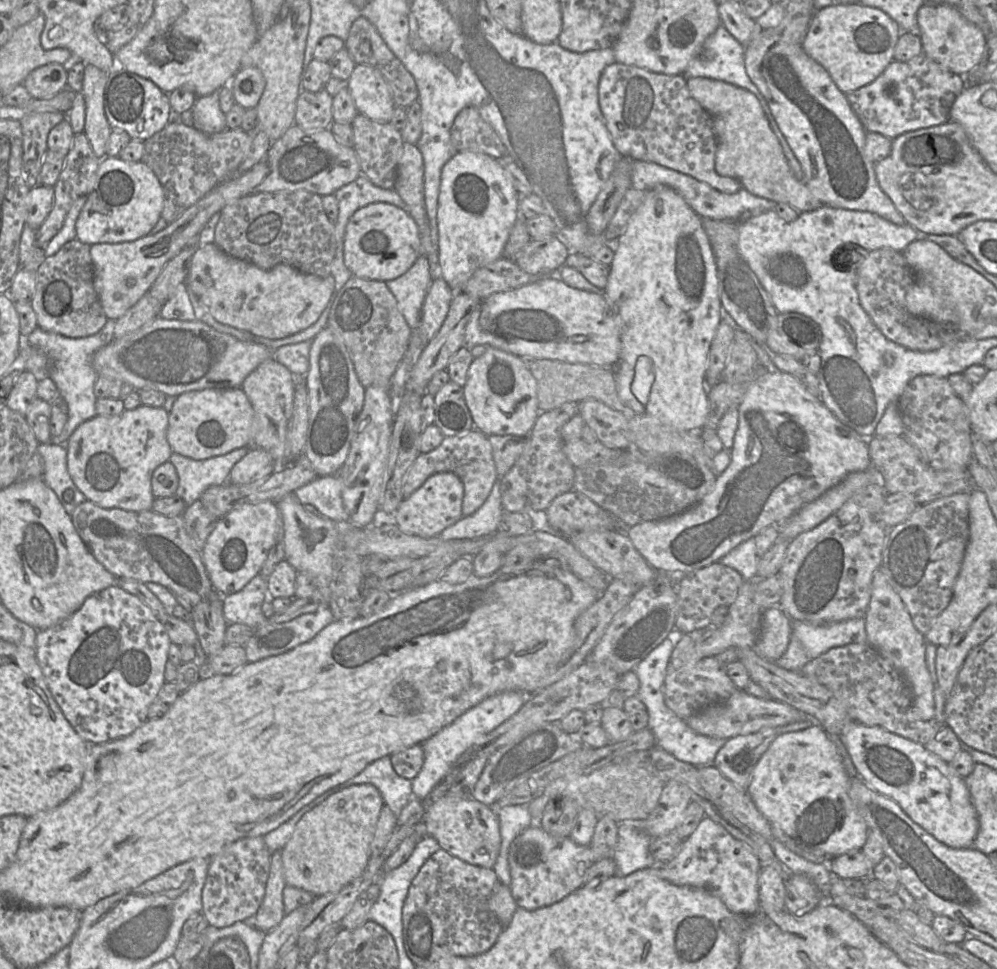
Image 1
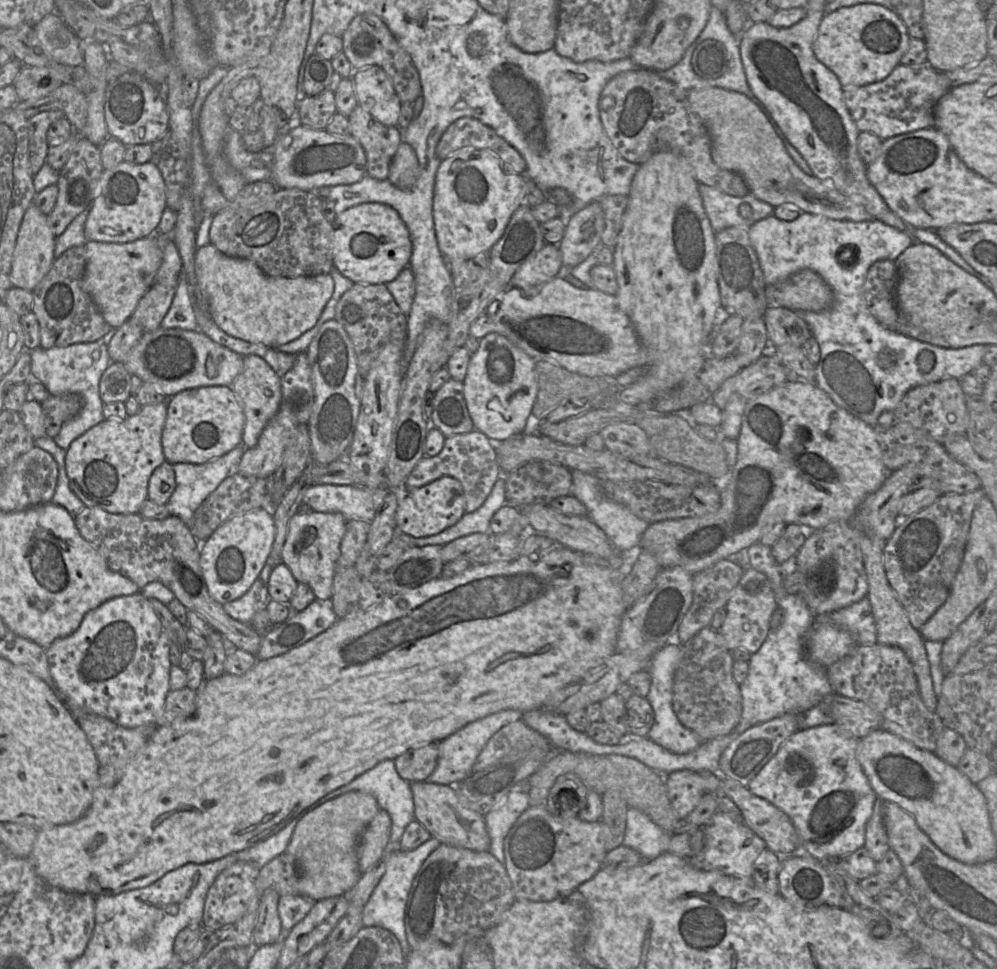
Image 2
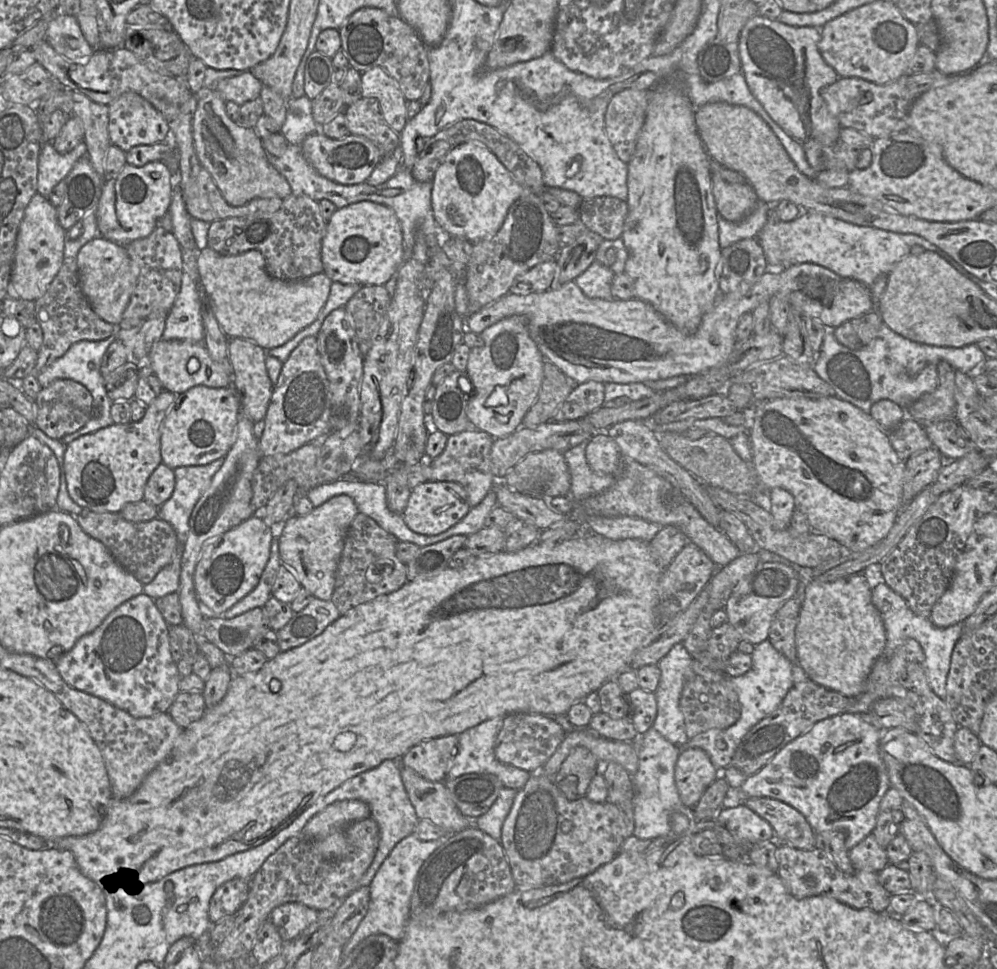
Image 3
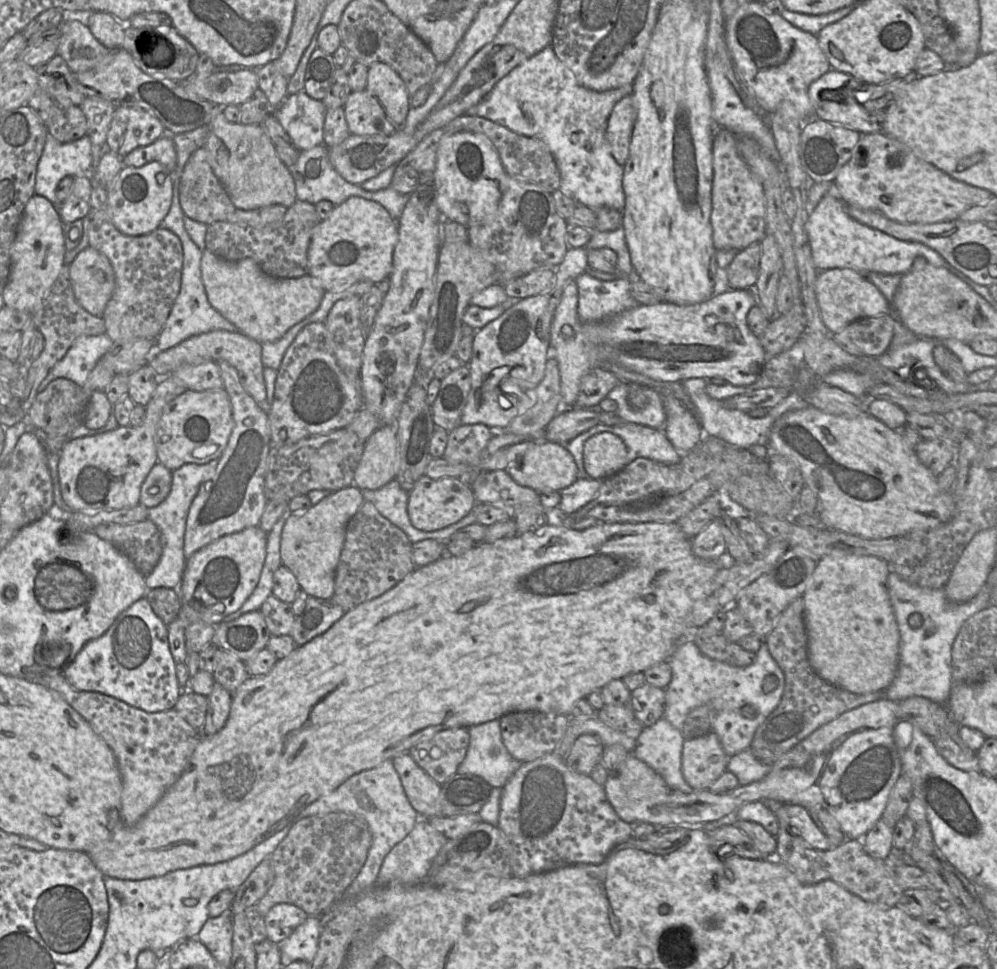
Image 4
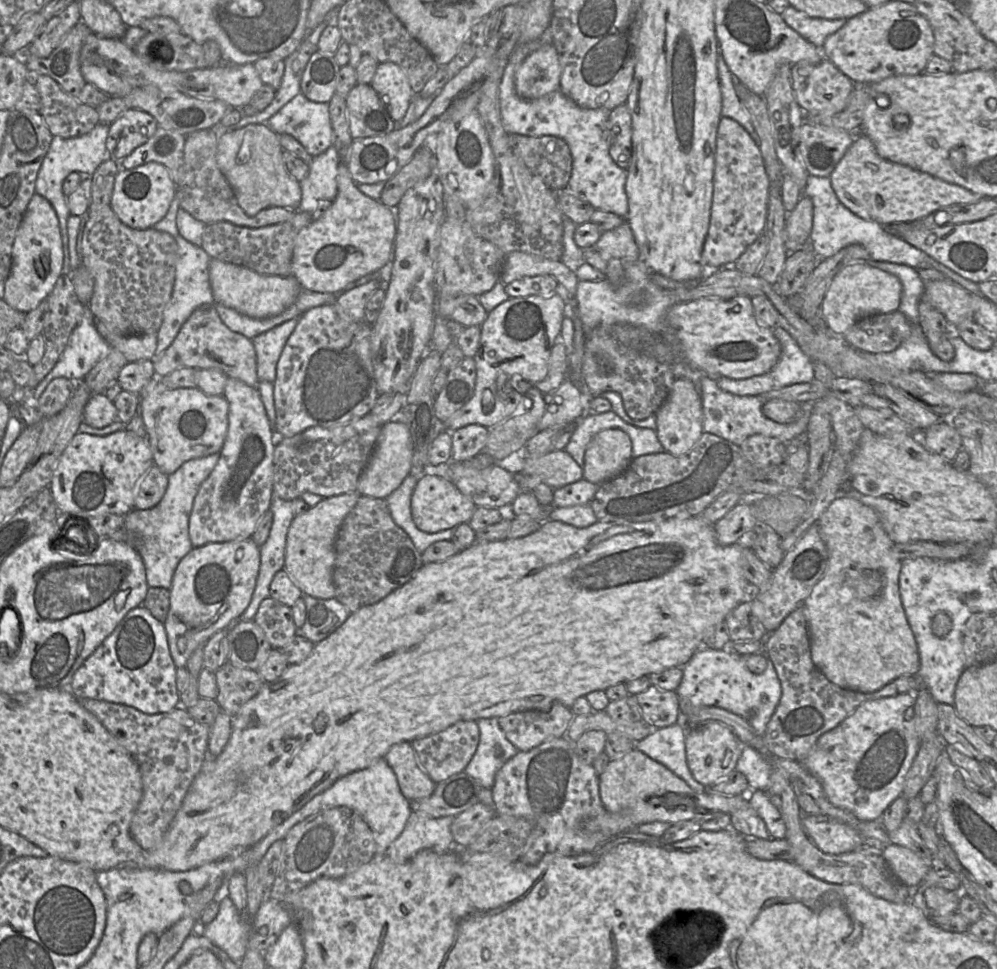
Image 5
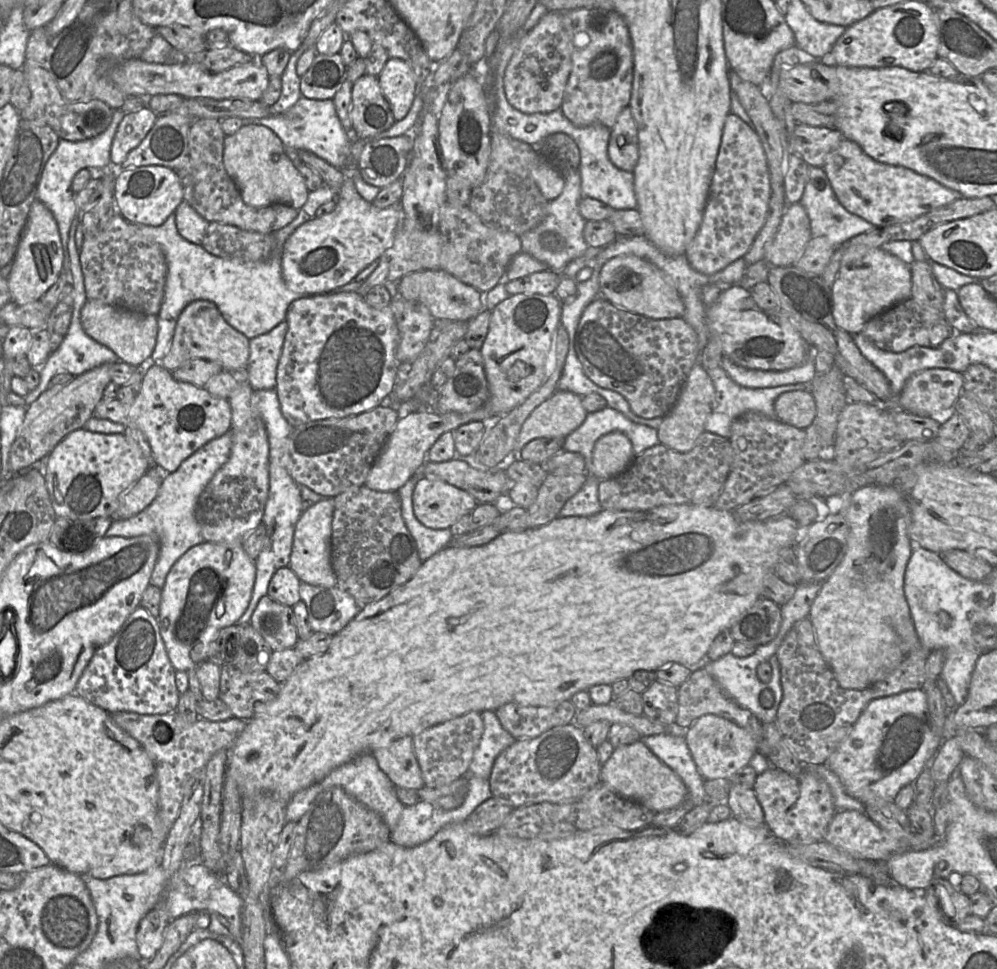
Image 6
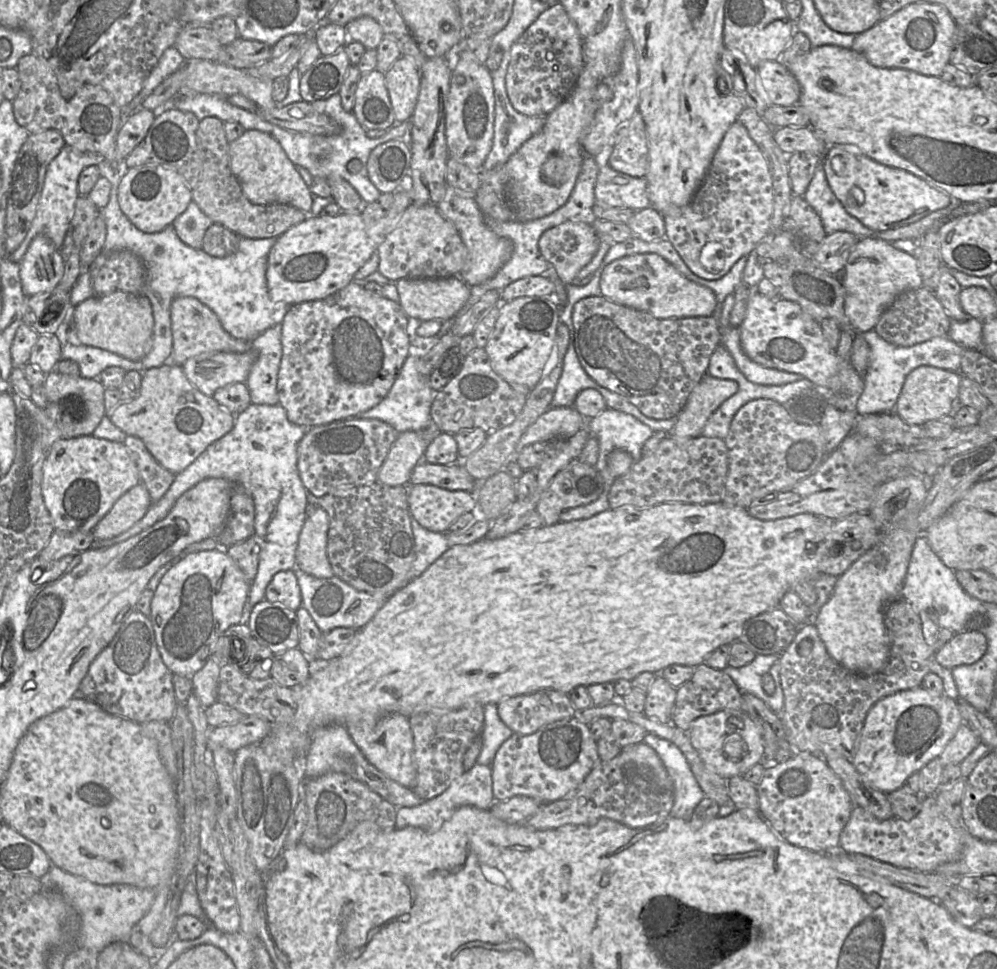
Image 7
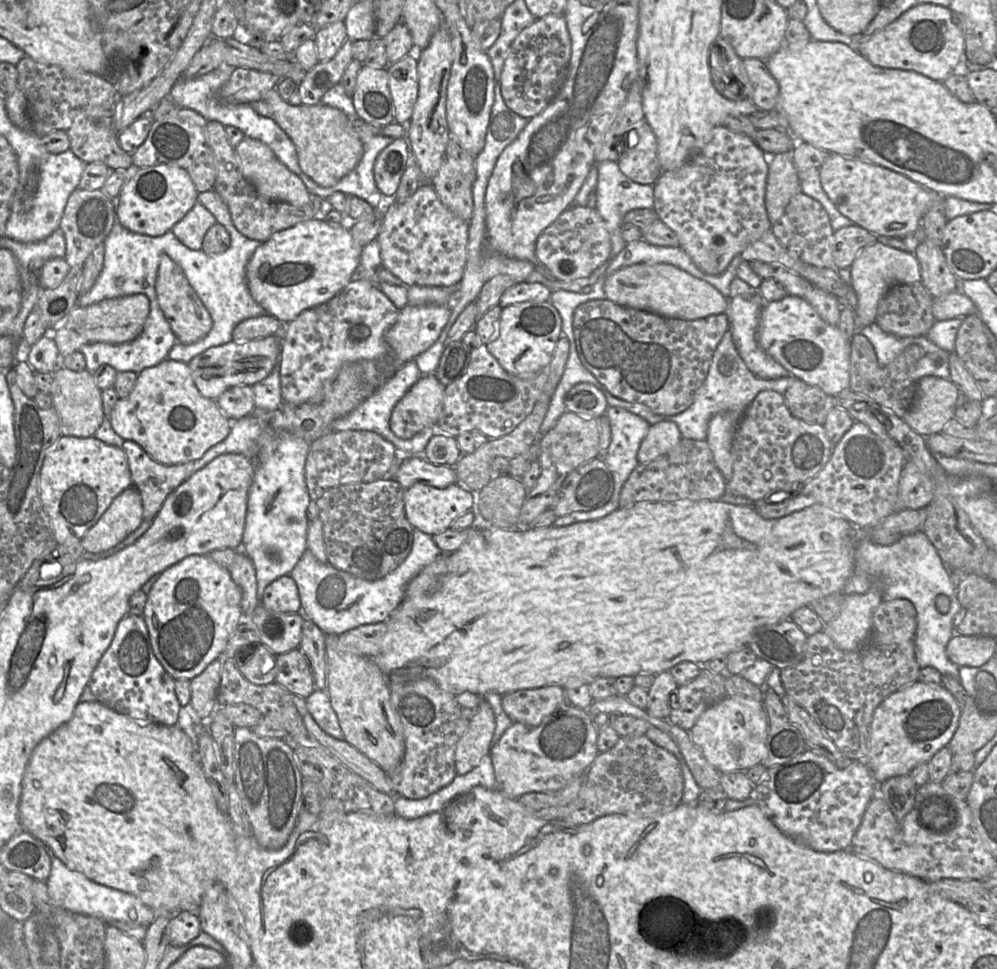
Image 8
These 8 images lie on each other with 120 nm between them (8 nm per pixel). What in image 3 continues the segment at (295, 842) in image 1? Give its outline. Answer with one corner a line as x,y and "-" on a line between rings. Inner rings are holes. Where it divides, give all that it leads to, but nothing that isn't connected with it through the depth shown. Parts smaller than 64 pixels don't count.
361,800
338,801
313,816
303,836
316,841
316,849
325,859
337,860
346,854
345,828
370,816
368,804

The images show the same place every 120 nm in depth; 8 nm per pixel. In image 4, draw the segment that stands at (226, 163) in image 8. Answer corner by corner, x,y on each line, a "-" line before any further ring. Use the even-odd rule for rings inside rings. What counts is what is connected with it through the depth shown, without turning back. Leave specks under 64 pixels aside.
204,147
194,151
184,167
179,184
179,202
187,217
205,225
224,221
239,226
264,227
280,220
287,211
287,207
280,204
273,204
248,211
236,208
231,202
225,188
214,174

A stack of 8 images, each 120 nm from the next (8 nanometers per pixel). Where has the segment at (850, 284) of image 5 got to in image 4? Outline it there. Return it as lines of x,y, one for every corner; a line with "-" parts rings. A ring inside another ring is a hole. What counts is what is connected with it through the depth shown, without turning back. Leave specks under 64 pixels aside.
849,268
819,271
816,280
816,297
822,320
830,333
837,333
850,323
862,318
892,313
887,299
865,277
865,274

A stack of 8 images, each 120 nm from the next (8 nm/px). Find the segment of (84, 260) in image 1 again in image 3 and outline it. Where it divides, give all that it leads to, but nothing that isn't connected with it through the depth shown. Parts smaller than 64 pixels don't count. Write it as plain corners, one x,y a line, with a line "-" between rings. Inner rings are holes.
76,258
64,259
63,264
48,286
46,292
35,303
36,323
42,329
43,342
37,352
34,373
38,374
63,356
74,343
81,340
104,340
117,329
115,325
100,318
83,294

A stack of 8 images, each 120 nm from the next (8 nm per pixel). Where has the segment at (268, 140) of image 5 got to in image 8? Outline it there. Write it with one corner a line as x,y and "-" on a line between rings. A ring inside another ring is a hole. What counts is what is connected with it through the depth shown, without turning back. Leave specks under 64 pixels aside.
244,137
234,149
240,159
244,177
261,196
271,200
287,202
295,206
310,203
310,193
304,182
284,165
266,144
253,138

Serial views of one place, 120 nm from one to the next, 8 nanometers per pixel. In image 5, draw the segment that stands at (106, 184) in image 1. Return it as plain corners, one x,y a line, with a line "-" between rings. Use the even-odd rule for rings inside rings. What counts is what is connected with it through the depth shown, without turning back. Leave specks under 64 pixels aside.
149,162
117,173
110,207
126,226
139,230
149,229
167,214
176,191
177,185
172,180
169,170
160,163

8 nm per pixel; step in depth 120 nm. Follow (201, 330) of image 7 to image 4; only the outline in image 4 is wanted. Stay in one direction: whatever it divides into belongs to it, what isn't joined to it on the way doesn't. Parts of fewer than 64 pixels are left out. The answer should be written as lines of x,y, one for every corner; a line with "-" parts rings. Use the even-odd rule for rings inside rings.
213,330
193,335
165,351
158,352
147,364
153,368
159,377
164,377
182,365
197,365
207,361
216,362
224,360
237,370
244,389
268,413
266,386
263,377
264,366
261,355
261,343
240,331

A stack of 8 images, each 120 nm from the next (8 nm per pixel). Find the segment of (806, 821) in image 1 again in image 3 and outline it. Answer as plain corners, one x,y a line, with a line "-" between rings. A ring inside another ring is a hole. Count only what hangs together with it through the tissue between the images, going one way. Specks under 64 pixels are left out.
845,712
818,721
785,745
762,769
747,776
738,791
746,798
770,797
791,805
803,814
816,835
826,831
842,832
845,847
852,849
873,832
880,802
890,788
888,772
879,752
883,731
867,722
863,715

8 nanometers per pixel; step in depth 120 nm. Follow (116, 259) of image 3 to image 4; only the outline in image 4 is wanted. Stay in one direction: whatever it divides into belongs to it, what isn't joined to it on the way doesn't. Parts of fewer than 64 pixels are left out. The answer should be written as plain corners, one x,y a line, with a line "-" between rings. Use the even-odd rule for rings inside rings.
88,246
69,265
70,281
77,302
89,313
102,317
115,289
109,259

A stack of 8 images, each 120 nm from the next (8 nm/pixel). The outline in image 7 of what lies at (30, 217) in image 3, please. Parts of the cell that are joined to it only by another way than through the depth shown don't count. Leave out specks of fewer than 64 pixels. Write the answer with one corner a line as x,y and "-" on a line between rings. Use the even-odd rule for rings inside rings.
45,235
36,236
19,263
24,294
31,297
54,289
64,273
64,257

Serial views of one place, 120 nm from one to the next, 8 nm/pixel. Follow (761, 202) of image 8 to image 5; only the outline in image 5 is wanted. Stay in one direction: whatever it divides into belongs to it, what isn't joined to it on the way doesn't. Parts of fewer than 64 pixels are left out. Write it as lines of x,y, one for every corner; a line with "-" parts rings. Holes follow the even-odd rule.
721,117
716,138
710,223
701,255
706,268
733,265
765,231
769,190
770,181
759,146
741,124

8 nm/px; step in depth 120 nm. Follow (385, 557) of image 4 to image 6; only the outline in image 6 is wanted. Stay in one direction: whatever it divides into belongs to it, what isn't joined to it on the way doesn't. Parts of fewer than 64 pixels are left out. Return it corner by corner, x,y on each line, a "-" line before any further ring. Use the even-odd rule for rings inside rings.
362,485
334,497
331,561
337,586
349,593
361,609
416,574
423,561
403,519
398,491
376,491

